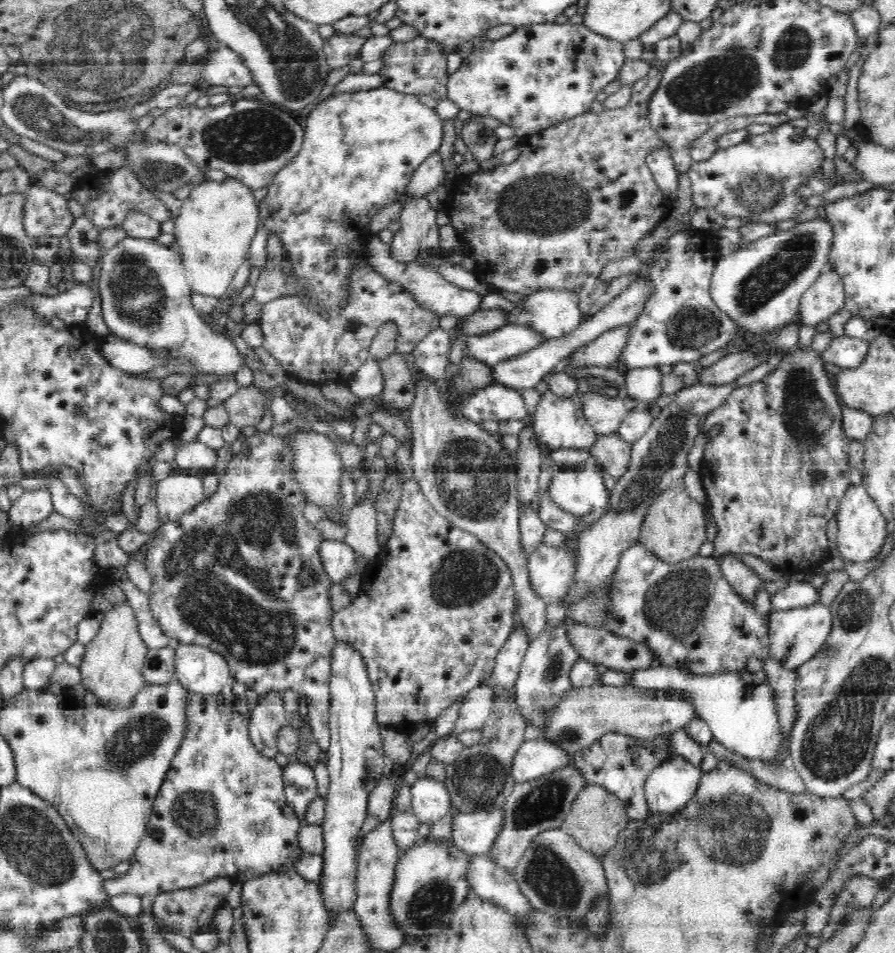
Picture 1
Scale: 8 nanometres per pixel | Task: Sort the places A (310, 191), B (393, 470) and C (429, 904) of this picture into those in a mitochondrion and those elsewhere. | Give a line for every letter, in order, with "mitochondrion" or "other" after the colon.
A: other
B: other
C: mitochondrion

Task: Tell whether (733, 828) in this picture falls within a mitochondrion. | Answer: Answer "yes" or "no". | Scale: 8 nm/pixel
yes

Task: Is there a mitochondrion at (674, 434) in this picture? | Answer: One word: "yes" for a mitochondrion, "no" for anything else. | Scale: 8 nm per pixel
yes

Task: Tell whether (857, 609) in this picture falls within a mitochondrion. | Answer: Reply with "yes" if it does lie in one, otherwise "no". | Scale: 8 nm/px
yes

